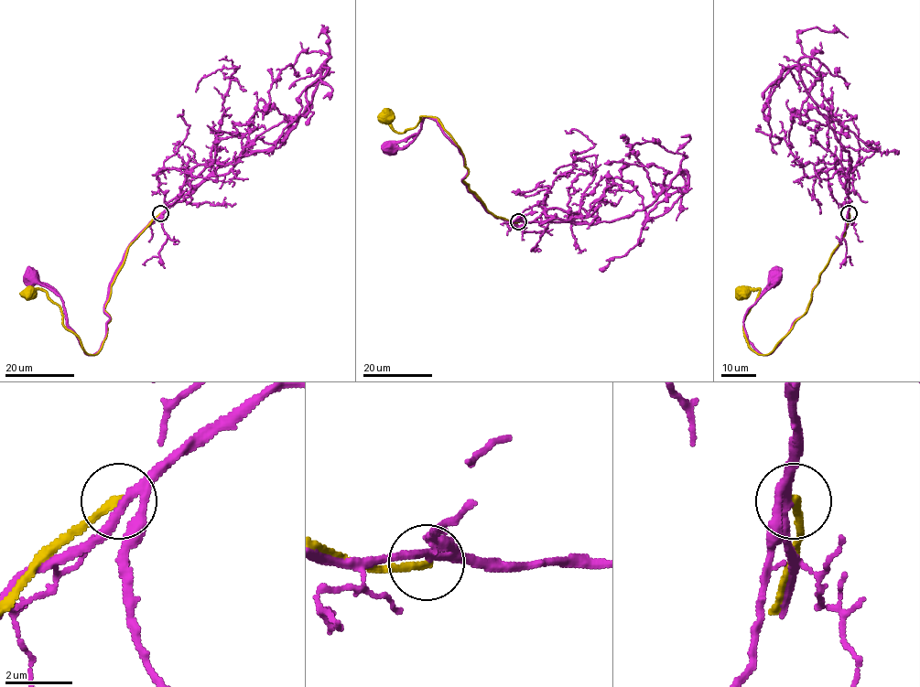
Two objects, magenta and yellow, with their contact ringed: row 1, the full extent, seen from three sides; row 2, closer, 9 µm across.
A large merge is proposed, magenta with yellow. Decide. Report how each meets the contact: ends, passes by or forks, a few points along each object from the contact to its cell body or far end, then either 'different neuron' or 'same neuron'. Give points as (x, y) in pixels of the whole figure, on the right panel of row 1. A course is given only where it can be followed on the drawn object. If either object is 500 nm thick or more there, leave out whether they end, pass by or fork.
magenta forks there; yellow ends there; magenta runs (848, 213), (848, 225), (813, 291), (808, 309), (776, 347), (762, 355), (747, 338), (744, 316), (773, 275); yellow runs (849, 213), (807, 310), (767, 354), (749, 346), (743, 327), (760, 289), (744, 292); different neuron

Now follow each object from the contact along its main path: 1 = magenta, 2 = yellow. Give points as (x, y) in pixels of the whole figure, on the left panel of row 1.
1: (160, 213), (114, 273), (106, 334), (94, 354), (68, 325), (62, 299), (31, 275)
2: (160, 213), (128, 247), (96, 354), (89, 355), (63, 325), (61, 309), (44, 291), (29, 292)

